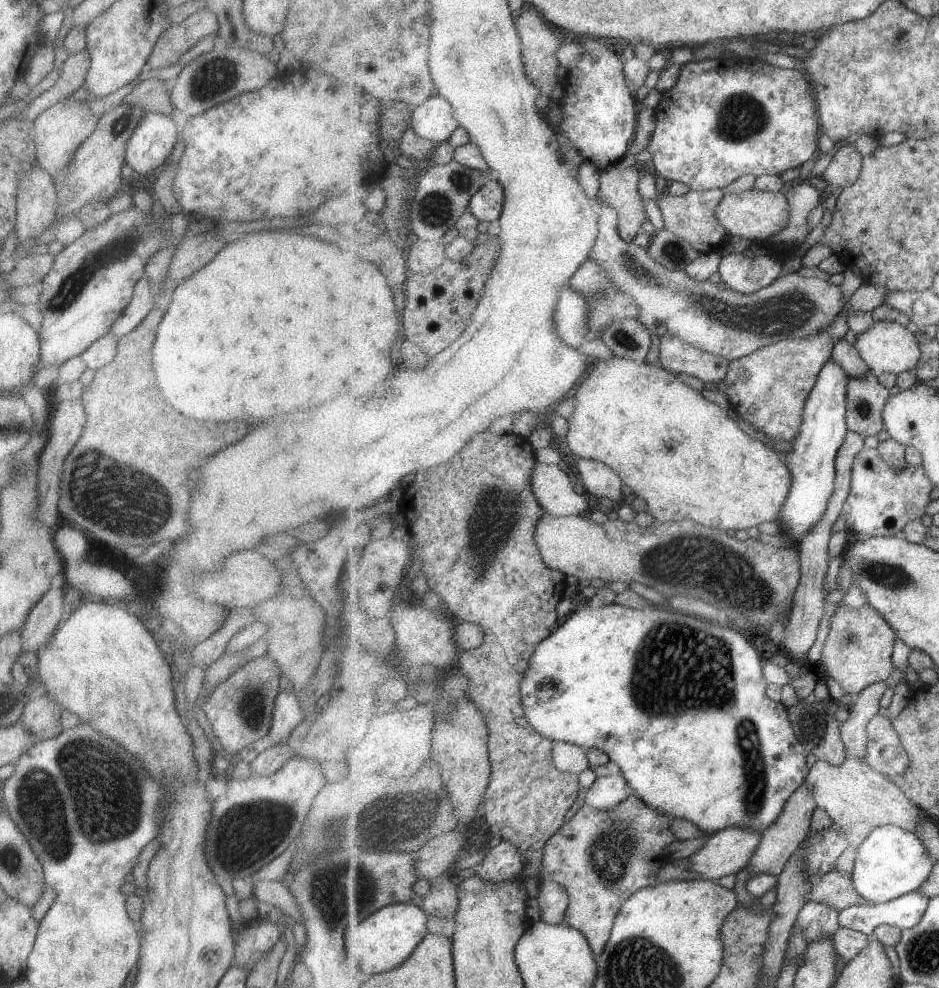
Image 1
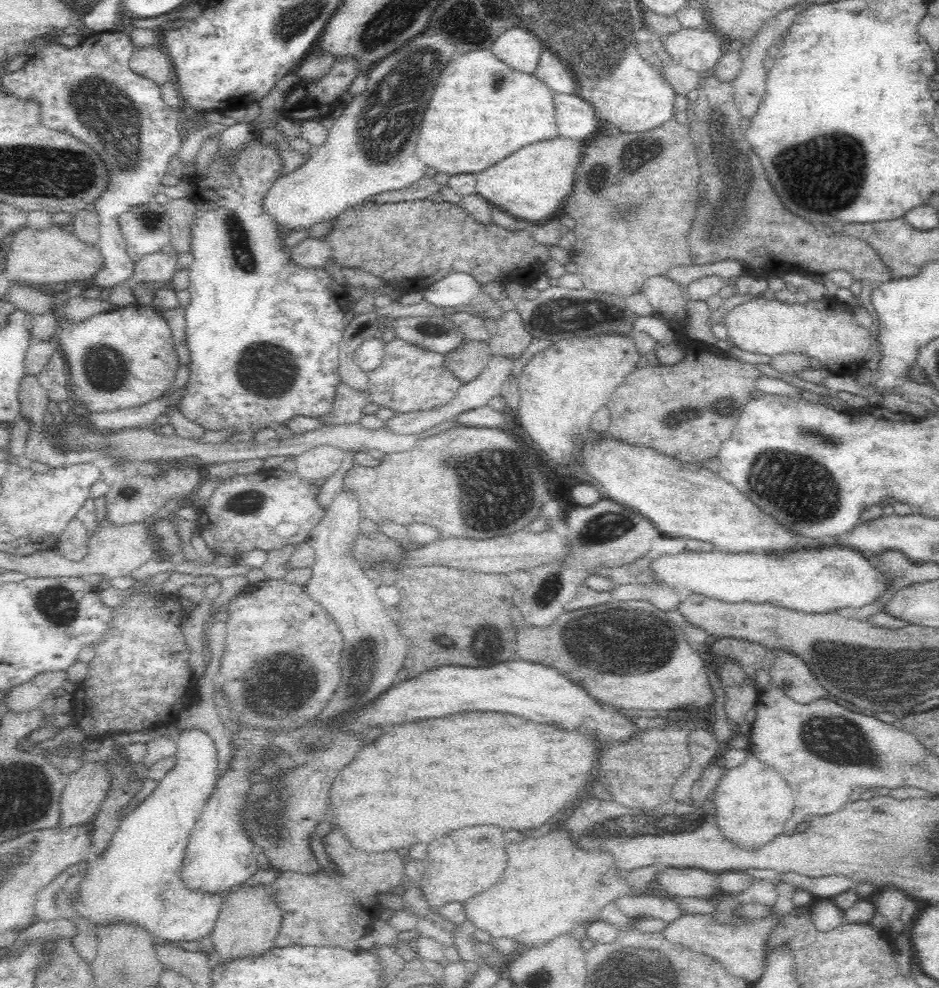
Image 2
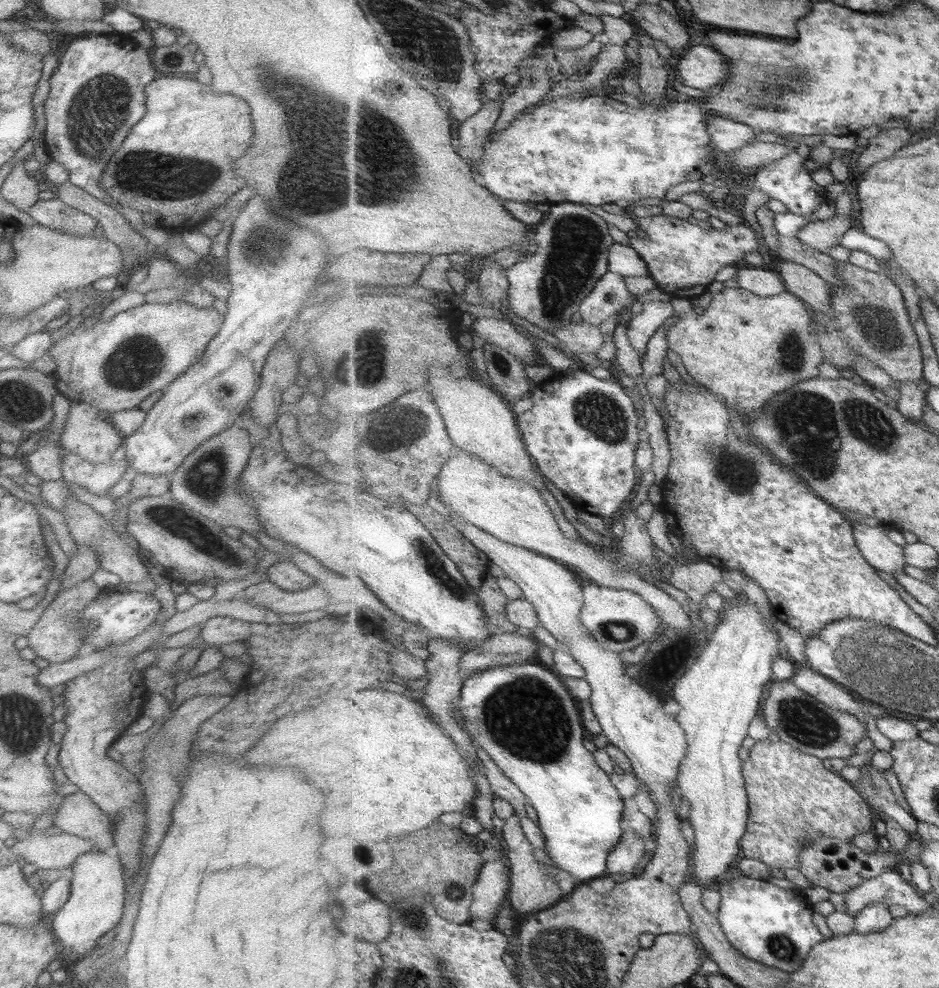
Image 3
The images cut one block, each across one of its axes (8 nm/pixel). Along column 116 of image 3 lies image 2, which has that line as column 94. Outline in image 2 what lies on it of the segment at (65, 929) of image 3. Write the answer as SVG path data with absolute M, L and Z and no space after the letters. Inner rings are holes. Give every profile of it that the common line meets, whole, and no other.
M197 728L180 729L174 737L176 742L176 762L166 773L152 794L145 798L129 815L121 819L110 844L98 856L91 856L85 862L84 880L78 884L78 896L74 898L75 912L93 926L108 924L133 924L144 926L150 934L164 938L170 943L208 941L216 926L216 920L227 894L194 892L180 879L180 868L184 860L188 838L208 797L217 781L217 748L214 741L203 730Z

